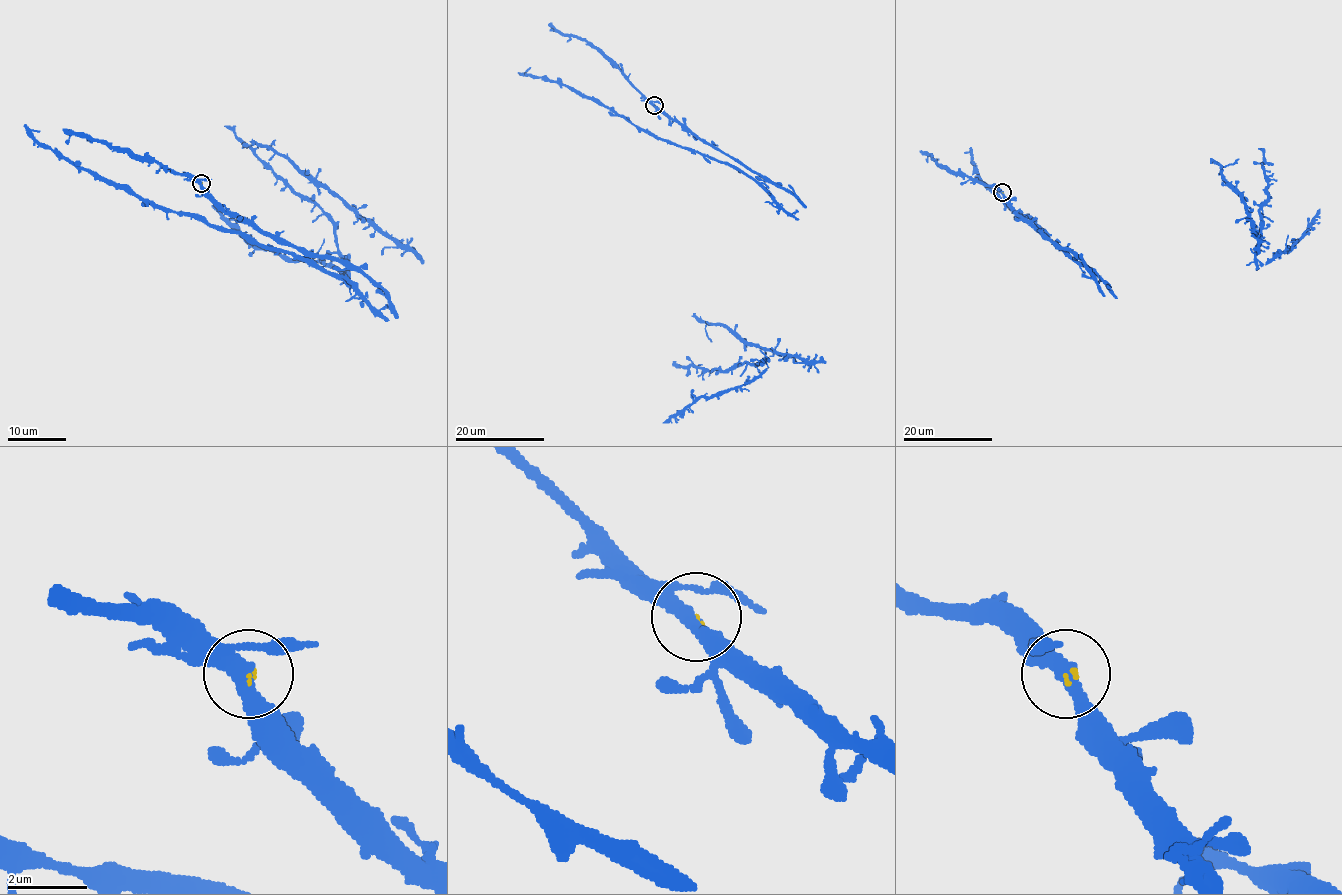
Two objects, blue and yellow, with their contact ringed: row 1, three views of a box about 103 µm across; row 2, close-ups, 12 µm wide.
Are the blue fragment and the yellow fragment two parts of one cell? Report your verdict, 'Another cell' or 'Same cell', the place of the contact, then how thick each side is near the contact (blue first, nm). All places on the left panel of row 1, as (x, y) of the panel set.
Same cell. Place: (201, 183). Thickness 360 nm (blue) against 60 nm

